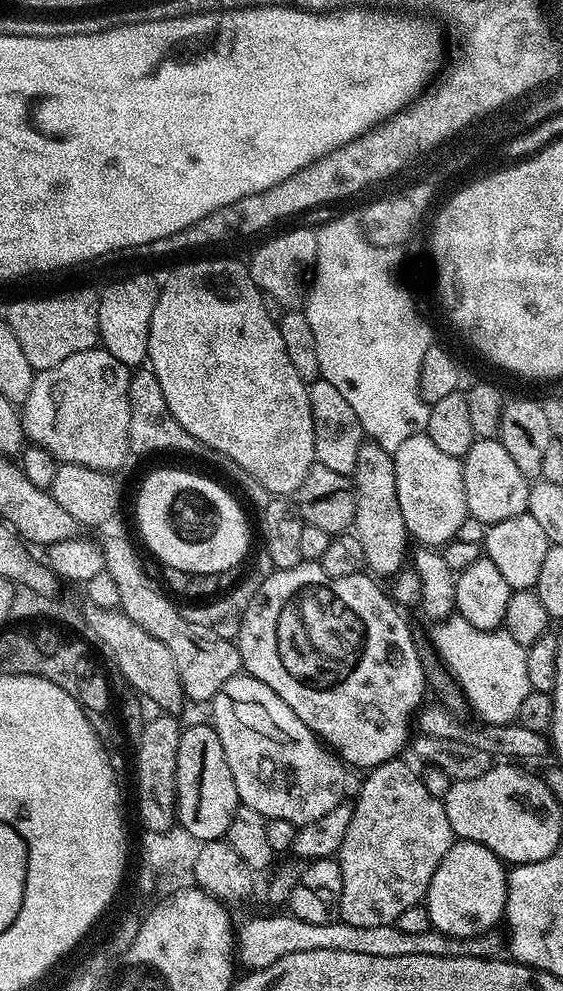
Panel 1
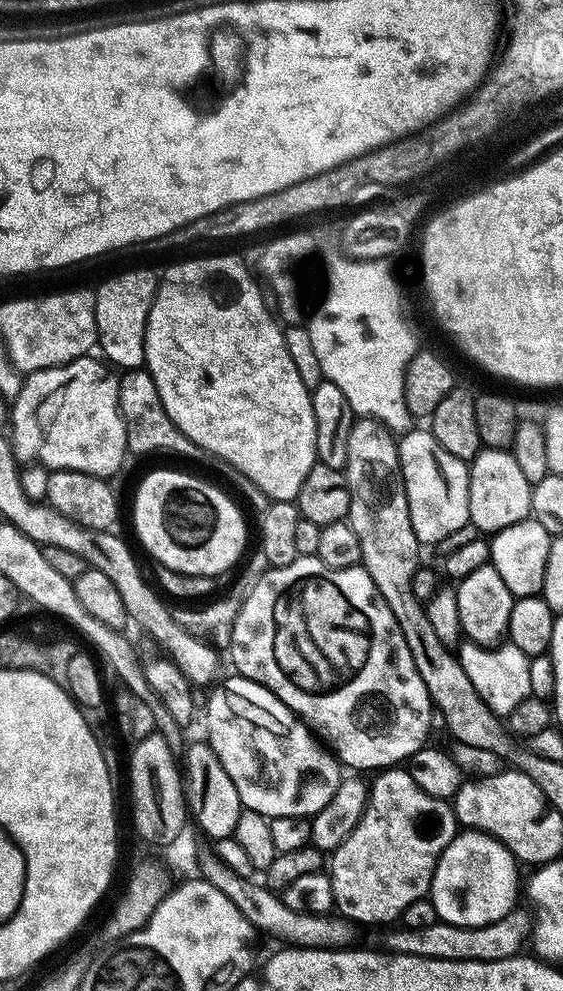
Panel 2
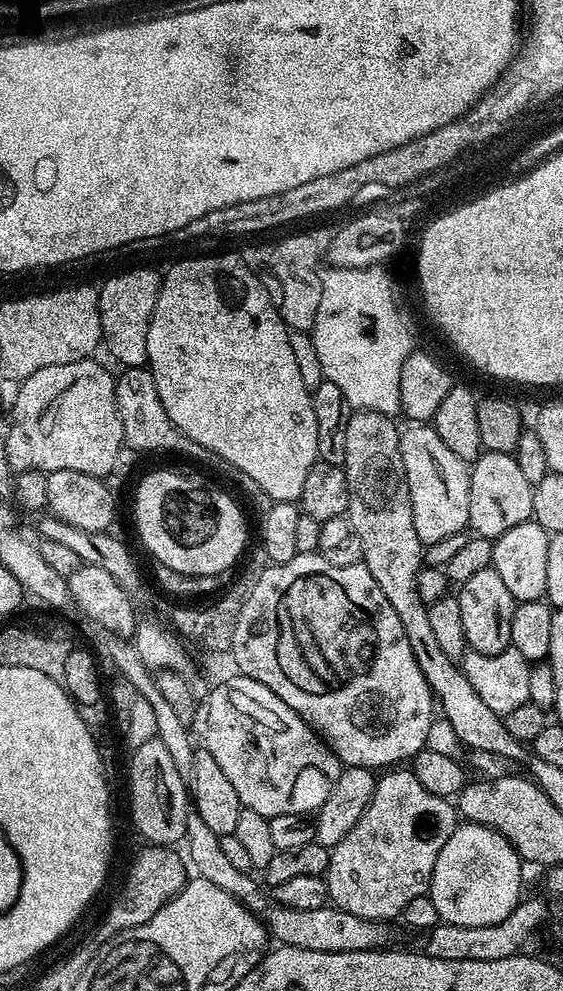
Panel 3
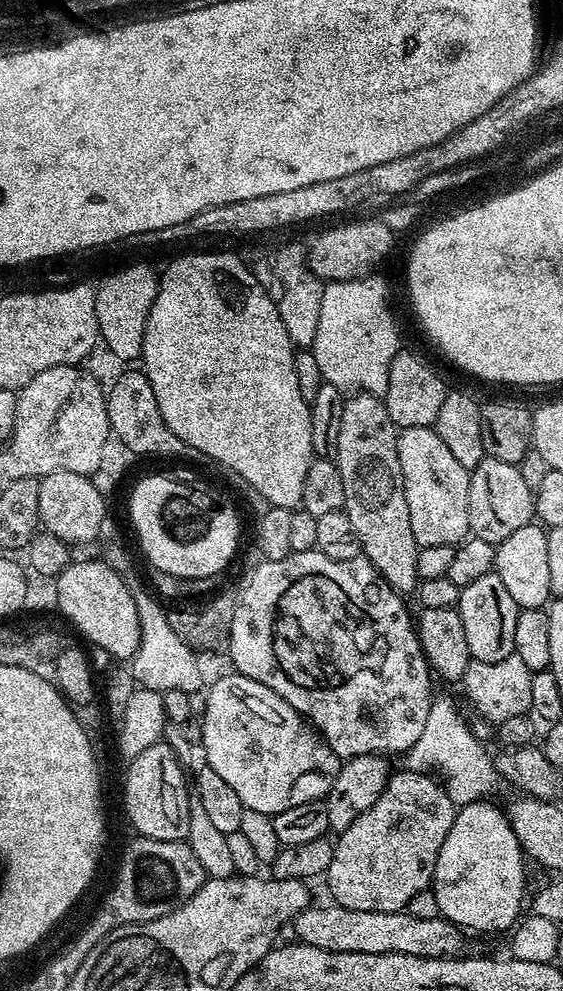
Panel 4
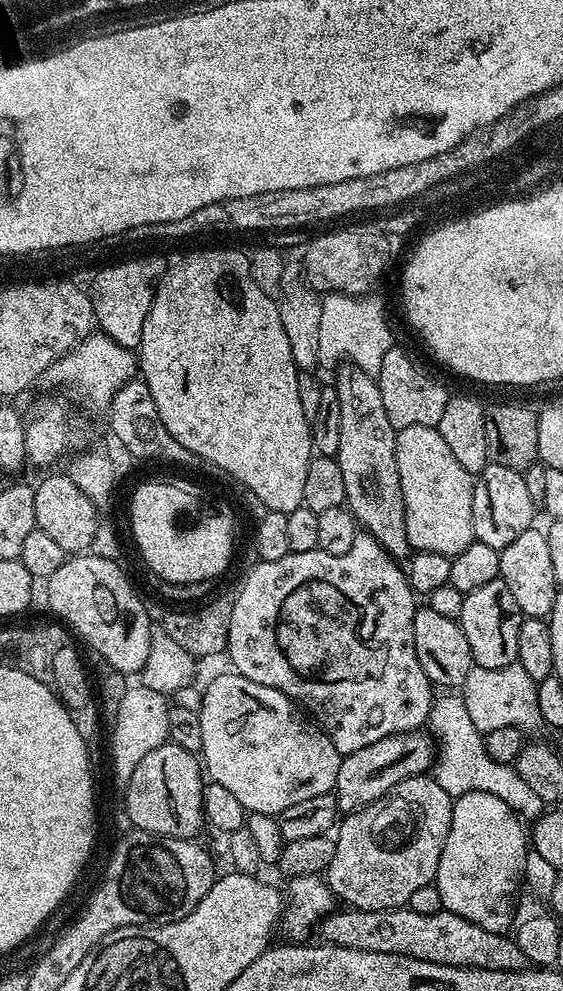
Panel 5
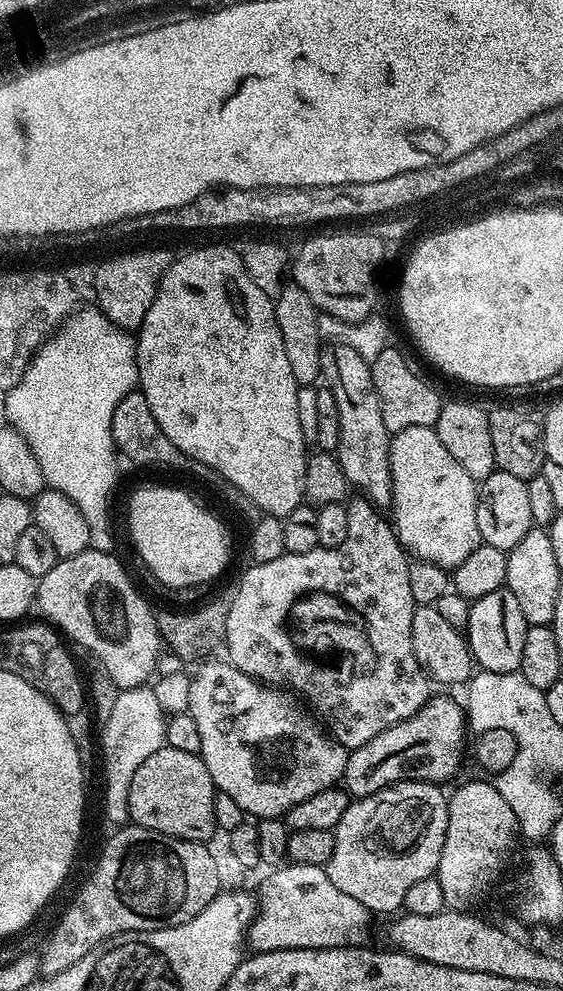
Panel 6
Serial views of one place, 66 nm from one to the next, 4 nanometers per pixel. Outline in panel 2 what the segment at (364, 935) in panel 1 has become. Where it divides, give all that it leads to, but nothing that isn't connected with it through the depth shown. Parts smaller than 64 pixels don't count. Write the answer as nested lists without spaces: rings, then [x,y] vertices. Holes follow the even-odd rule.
[[[514,910],[490,926],[454,926],[437,922],[422,930],[410,930],[403,926],[388,926],[380,936],[379,947],[389,954],[406,954],[435,960],[453,960],[454,962],[498,962],[510,958],[525,947],[531,931],[531,917],[527,911]]]

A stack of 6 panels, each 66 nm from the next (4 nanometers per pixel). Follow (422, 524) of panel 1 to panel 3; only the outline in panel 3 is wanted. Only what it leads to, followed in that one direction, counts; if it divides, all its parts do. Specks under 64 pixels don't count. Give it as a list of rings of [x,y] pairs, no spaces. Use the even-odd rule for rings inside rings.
[[[408,426],[404,428],[400,437],[400,453],[402,466],[408,483],[410,502],[414,510],[414,530],[418,530],[421,544],[431,546],[448,540],[451,536],[459,537],[460,531],[468,528],[468,515],[470,514],[470,475],[469,465],[458,454],[453,454],[438,438],[436,429],[431,426]]]

